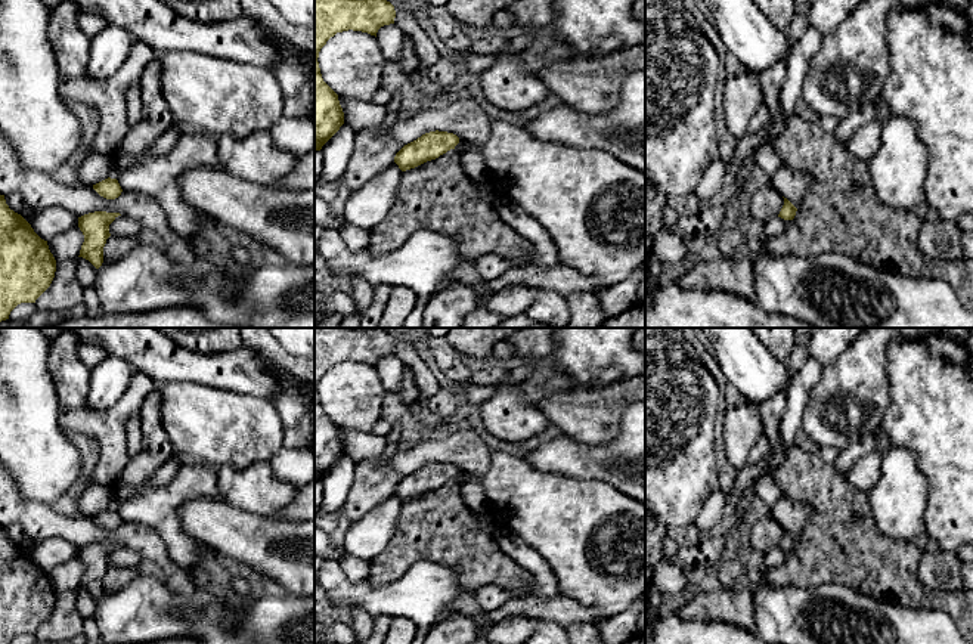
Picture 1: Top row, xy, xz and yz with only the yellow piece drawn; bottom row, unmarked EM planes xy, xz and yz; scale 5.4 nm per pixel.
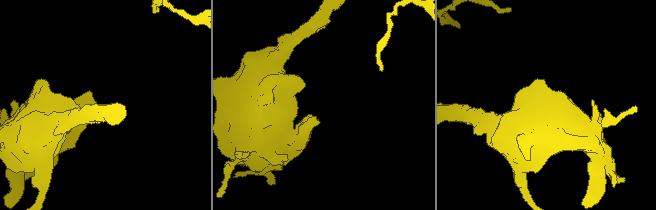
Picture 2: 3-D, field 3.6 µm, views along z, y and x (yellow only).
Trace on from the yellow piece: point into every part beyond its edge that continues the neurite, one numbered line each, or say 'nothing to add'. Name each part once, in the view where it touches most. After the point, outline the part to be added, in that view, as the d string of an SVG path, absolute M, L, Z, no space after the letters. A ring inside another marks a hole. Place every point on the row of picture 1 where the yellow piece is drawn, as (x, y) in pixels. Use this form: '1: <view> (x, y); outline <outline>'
nothing to add

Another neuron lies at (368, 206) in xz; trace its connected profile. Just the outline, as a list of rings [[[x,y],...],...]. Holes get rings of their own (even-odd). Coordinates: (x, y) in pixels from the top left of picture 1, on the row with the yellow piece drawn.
[[[396,162],[350,192],[344,205],[344,222],[371,230],[394,205],[403,171]]]

